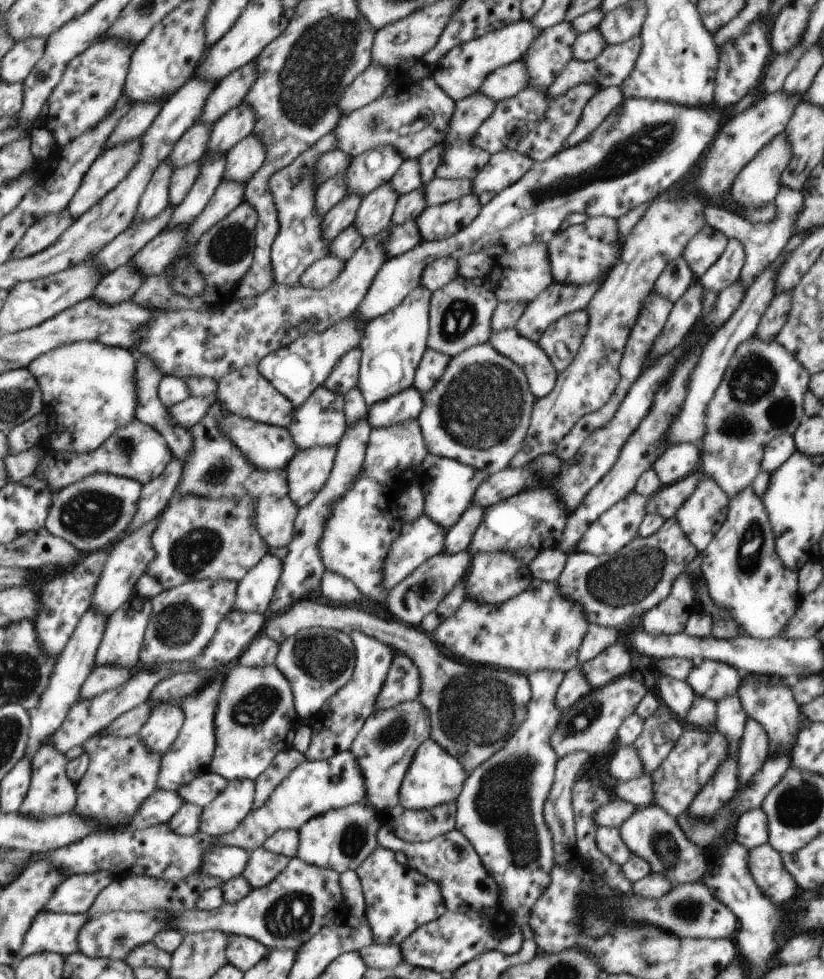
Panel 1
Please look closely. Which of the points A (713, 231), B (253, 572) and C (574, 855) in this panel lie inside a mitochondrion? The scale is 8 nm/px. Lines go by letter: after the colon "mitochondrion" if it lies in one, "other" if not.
A: other
B: other
C: other

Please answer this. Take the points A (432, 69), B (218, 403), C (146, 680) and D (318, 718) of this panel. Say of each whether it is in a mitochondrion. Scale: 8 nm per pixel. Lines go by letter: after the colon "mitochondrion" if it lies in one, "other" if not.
A: other
B: other
C: other
D: other

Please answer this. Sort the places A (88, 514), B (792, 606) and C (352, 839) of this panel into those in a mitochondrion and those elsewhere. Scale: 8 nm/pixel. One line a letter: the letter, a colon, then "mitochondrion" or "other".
A: mitochondrion
B: other
C: mitochondrion

